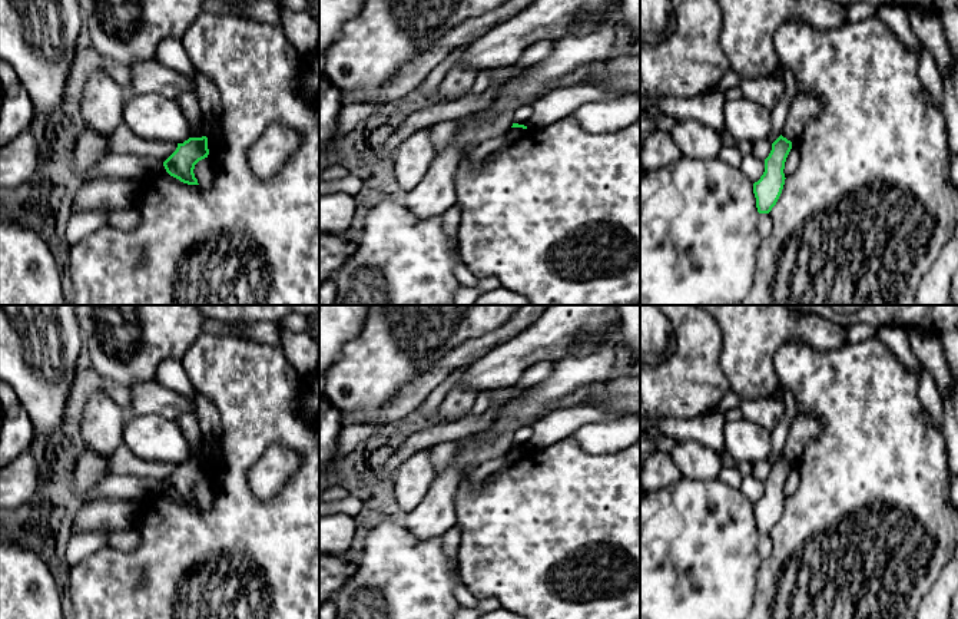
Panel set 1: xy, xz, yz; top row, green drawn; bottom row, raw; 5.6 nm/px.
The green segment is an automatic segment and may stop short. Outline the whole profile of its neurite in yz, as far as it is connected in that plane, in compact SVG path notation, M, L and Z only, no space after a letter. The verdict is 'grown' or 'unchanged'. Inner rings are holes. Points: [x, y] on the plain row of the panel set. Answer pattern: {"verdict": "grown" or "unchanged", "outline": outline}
{"verdict": "unchanged", "outline": "M782 456L772 464L772 471L765 480L765 493L753 504L756 529L759 534L769 534L776 526L785 506L785 483L792 470L792 463Z"}

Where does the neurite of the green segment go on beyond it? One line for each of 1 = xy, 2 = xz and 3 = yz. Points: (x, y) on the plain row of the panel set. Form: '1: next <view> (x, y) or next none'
1: next none
2: next none
3: next none

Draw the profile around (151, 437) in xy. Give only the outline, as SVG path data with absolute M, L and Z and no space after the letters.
M156 414L126 418L123 444L142 460L183 464L190 459L189 443L178 421Z

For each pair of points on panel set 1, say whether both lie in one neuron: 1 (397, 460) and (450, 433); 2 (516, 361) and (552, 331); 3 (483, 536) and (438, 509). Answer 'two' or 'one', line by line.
1: one
2: one
3: two

